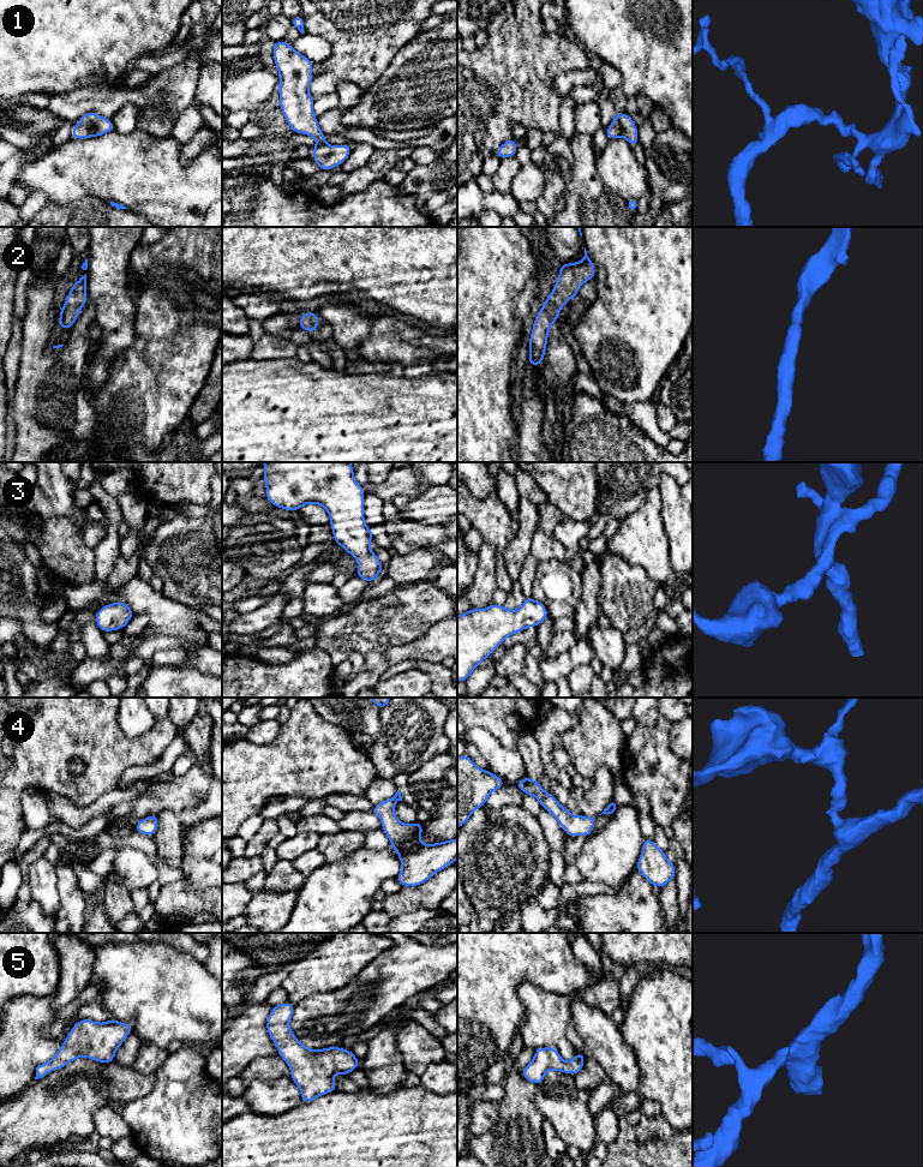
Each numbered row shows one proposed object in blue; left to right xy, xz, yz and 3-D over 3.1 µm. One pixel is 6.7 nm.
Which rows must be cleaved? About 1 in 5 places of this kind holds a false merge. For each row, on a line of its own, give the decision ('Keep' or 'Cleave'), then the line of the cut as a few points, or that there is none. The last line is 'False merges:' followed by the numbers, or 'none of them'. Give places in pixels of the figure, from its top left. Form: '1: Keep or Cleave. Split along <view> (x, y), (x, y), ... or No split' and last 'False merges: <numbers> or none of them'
1: Keep. No split
2: Keep. No split
3: Keep. No split
4: Keep. No split
5: Keep. No split
False merges: none of them

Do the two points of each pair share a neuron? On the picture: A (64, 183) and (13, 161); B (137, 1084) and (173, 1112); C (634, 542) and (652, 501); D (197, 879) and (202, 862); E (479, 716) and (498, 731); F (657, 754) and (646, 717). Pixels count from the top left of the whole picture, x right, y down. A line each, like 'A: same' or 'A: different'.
A: different
B: different
C: same
D: same
E: same
F: different

